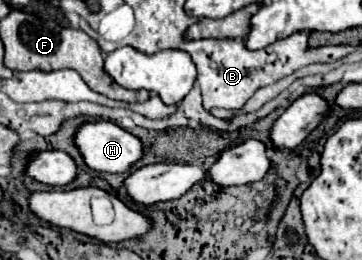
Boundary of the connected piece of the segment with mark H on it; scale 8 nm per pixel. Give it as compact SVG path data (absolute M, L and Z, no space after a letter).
M105 120L81 126L81 130L75 134L75 146L79 148L85 164L99 172L127 172L135 162L143 158L143 148L145 148L139 136L123 130L115 122L105 122Z

